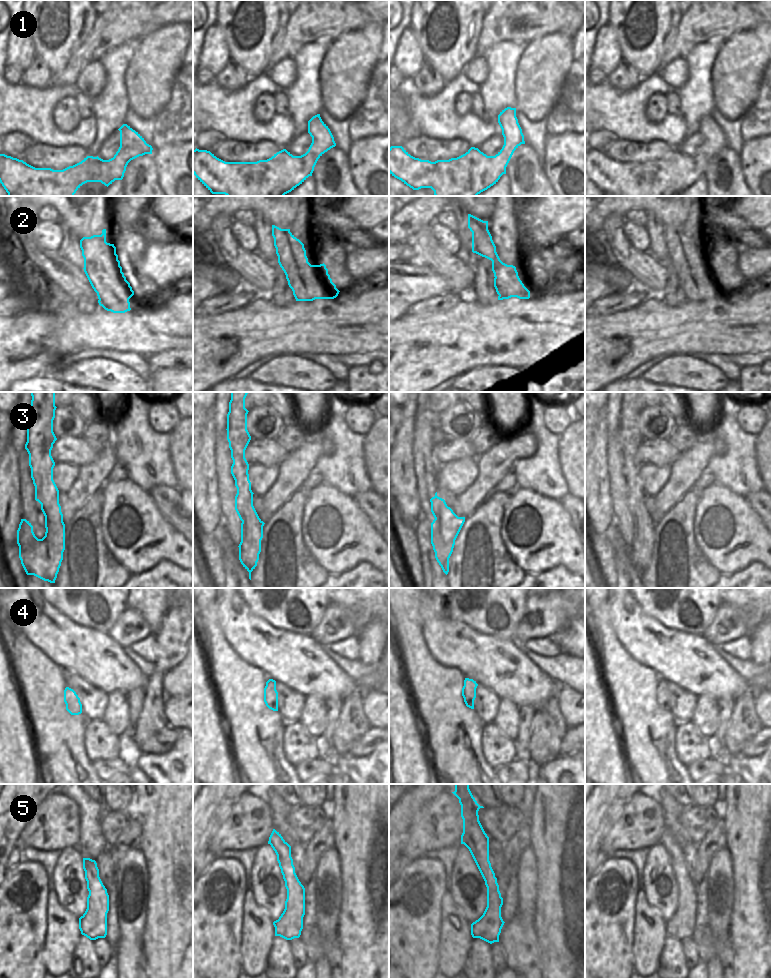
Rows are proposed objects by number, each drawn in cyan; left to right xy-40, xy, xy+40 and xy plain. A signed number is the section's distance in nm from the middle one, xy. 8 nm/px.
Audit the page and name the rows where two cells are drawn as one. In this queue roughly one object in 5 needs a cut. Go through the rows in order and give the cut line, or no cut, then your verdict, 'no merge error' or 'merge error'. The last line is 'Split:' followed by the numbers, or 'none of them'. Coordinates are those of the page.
1: no cut; no merge error
2: cut in xy+40 along (492, 261), (493, 272); merge error
3: cut in xy+40 along (435, 518), (442, 526), (444, 542), (453, 545); merge error
4: no cut; no merge error
5: no cut; no merge error
Split: 2, 3

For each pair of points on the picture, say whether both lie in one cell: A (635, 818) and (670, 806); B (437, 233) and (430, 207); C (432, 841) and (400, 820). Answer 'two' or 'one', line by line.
A: two
B: two
C: two

